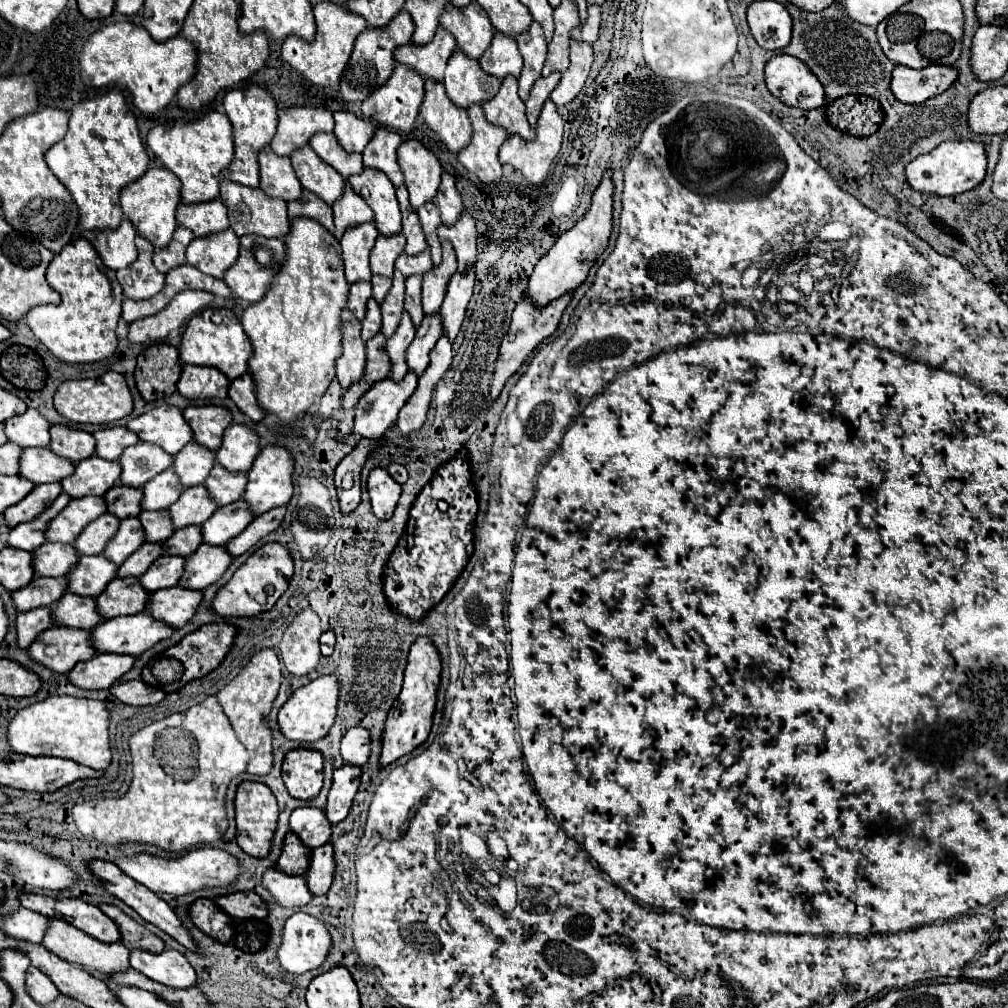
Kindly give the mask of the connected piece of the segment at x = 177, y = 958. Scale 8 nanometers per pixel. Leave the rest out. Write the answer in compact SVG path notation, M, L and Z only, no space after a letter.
M134 948L130 950L130 966L140 970L144 976L172 988L188 988L196 982L196 972L190 962L180 952L168 948L160 954Z

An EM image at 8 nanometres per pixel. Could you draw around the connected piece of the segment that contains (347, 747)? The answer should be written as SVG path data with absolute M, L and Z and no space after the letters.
M350 728L340 740L340 754L344 764L364 766L370 756L370 734L364 728Z

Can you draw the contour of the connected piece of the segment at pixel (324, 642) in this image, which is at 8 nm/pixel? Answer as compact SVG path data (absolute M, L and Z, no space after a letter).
M328 630L328 632L324 632L324 634L320 636L320 650L322 650L324 656L330 656L330 654L332 654L332 650L334 650L334 640L336 640L336 636L334 636L332 630Z

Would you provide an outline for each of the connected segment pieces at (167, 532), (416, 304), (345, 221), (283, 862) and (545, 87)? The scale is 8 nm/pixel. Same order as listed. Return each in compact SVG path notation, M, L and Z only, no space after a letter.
M166 510L160 512L140 512L140 522L146 534L146 542L164 542L168 536L172 536L174 526L170 522L170 516Z
M422 276L406 278L406 304L404 304L404 310L410 314L416 328L420 326L420 322L424 318L422 302L420 302L420 284L422 284Z
M346 184L344 196L332 206L334 210L334 236L336 240L340 240L342 232L346 232L348 228L356 226L356 224L366 224L374 218L374 212L370 210L370 206Z
M288 832L284 838L282 854L276 862L276 870L284 874L304 874L308 870L308 858L310 858L310 848L306 848L298 836Z
M552 72L548 78L538 78L536 84L532 86L532 90L530 90L530 98L528 98L528 102L526 102L526 116L528 116L528 122L530 122L532 128L536 128L540 110L542 110L544 102L548 100L550 92L558 86L560 76L562 76L560 72Z

